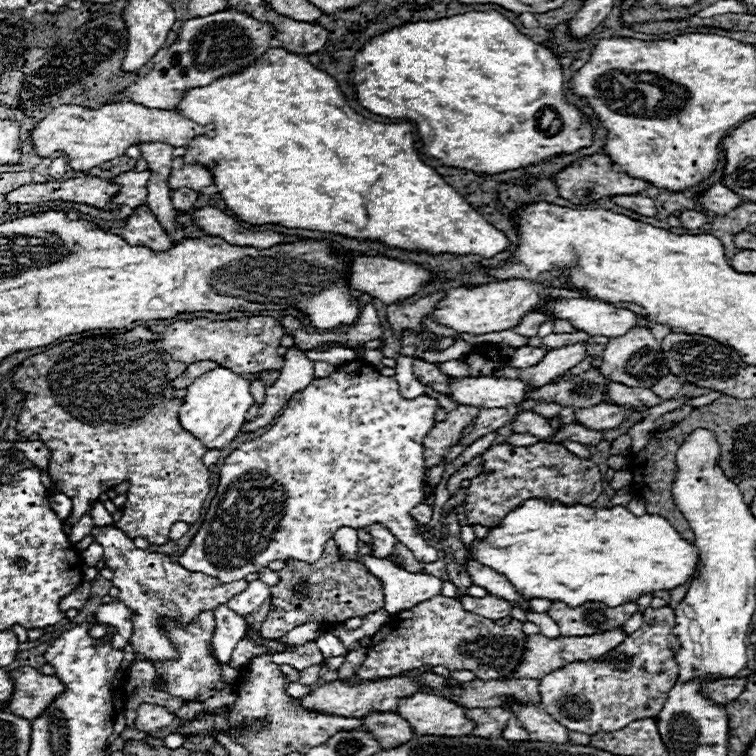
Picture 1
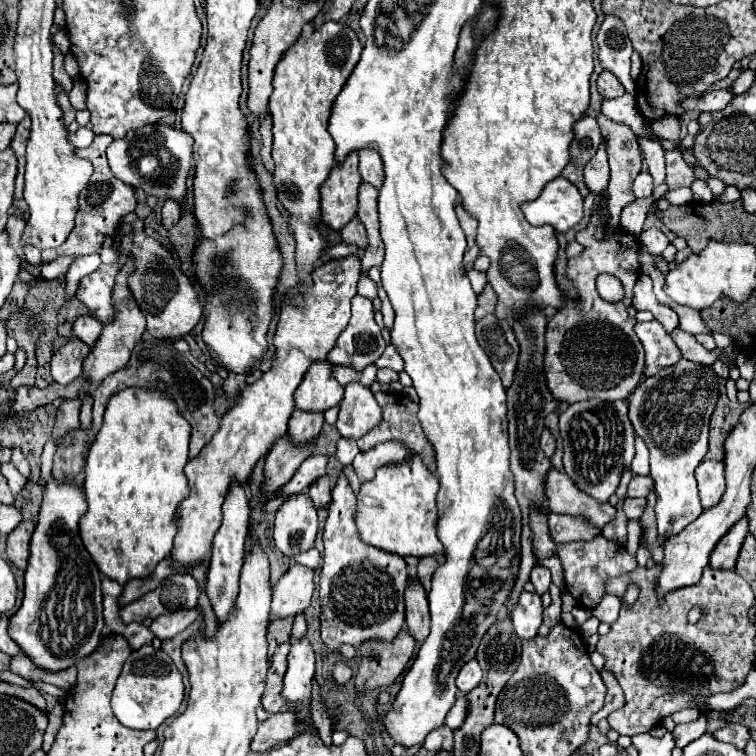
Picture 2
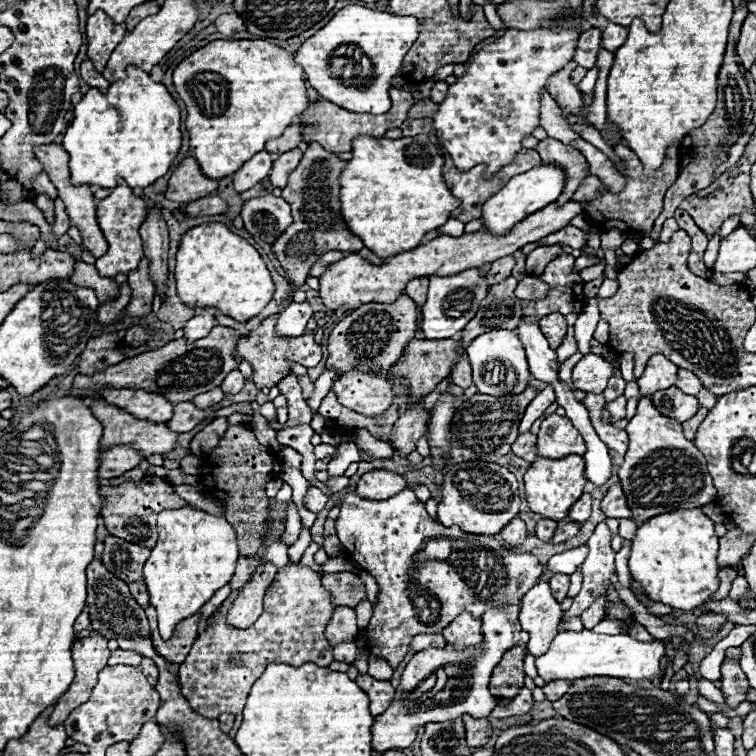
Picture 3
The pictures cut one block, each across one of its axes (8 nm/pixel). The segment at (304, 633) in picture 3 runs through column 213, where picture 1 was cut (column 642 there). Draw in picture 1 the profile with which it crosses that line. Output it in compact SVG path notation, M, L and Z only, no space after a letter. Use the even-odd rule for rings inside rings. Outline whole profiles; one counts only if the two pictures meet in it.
M670 606L648 608L644 612L644 624L632 636L628 636L620 646L610 650L604 658L592 660L592 662L572 662L570 666L564 666L564 668L554 670L552 674L544 676L540 680L540 688L538 688L540 696L542 696L540 706L544 706L544 710L548 710L548 714L552 714L562 726L568 726L568 730L582 732L582 734L614 732L614 730L628 726L634 720L654 718L658 714L660 706L664 704L664 698L668 698L668 692L678 678L678 664L674 660L674 652L670 650L670 646L678 648L676 636L672 632L676 626L674 618L676 616L674 616L674 610ZM566 700L578 702L582 710L576 716L564 714Z

